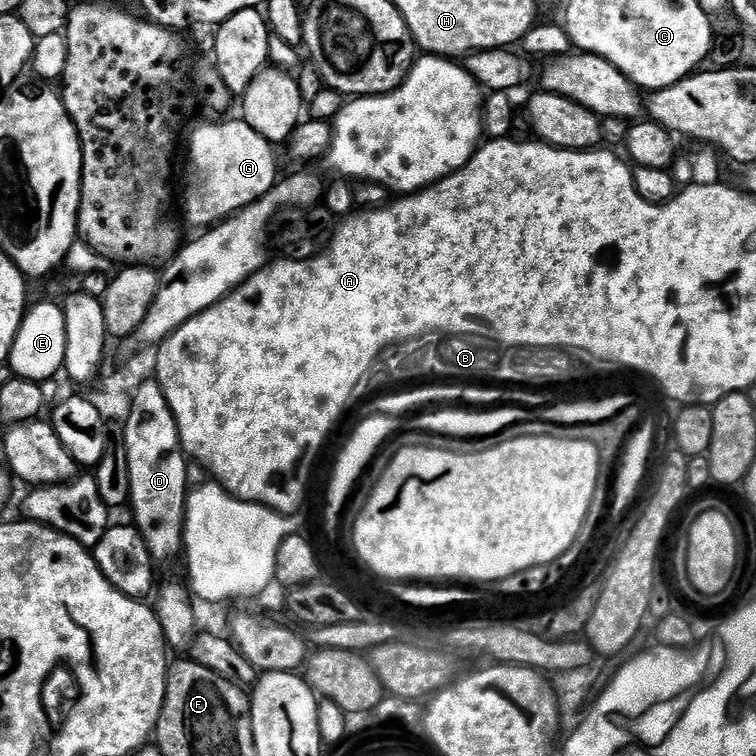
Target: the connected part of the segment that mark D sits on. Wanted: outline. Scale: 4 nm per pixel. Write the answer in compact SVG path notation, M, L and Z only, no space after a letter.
M141 379L132 389L129 414L122 424L126 466L130 470L128 504L137 532L146 542L153 561L179 557L184 542L184 506L188 502L189 461L180 446L174 414L155 379Z

